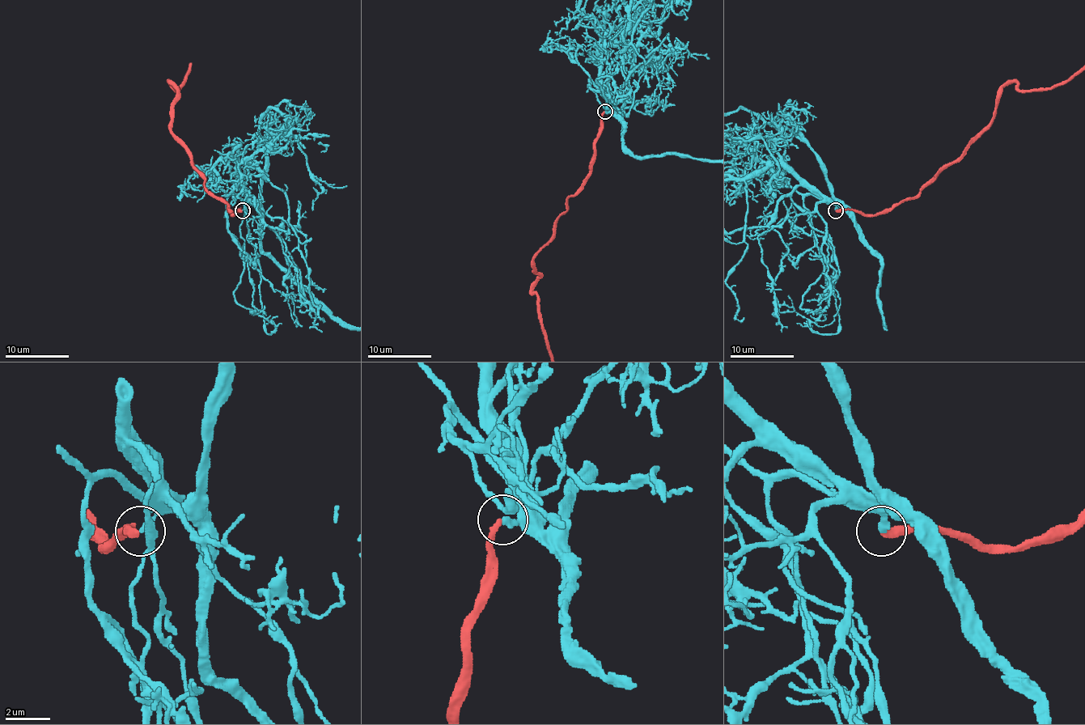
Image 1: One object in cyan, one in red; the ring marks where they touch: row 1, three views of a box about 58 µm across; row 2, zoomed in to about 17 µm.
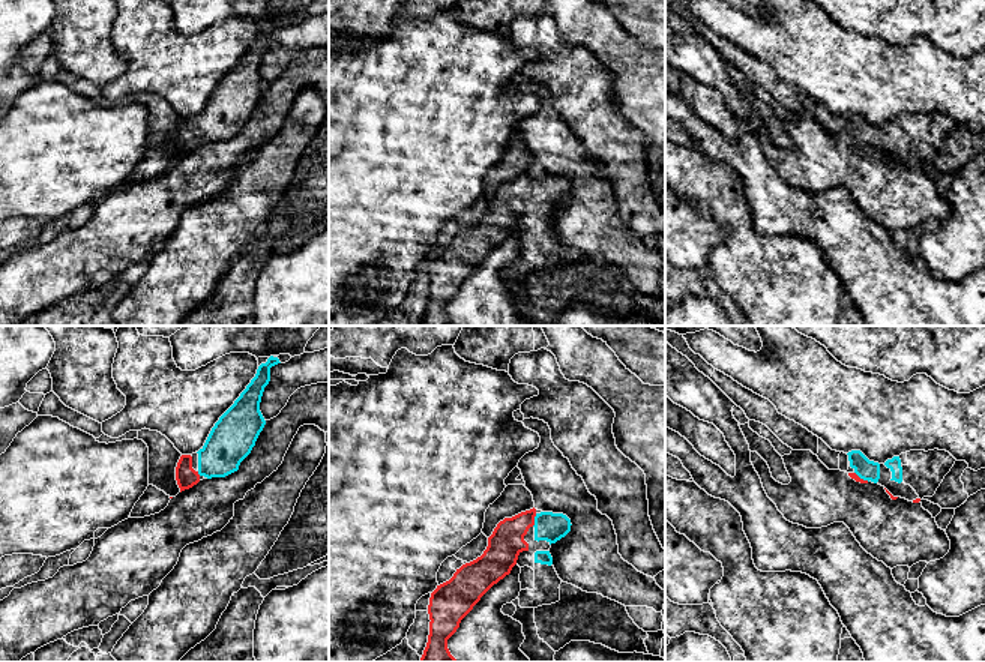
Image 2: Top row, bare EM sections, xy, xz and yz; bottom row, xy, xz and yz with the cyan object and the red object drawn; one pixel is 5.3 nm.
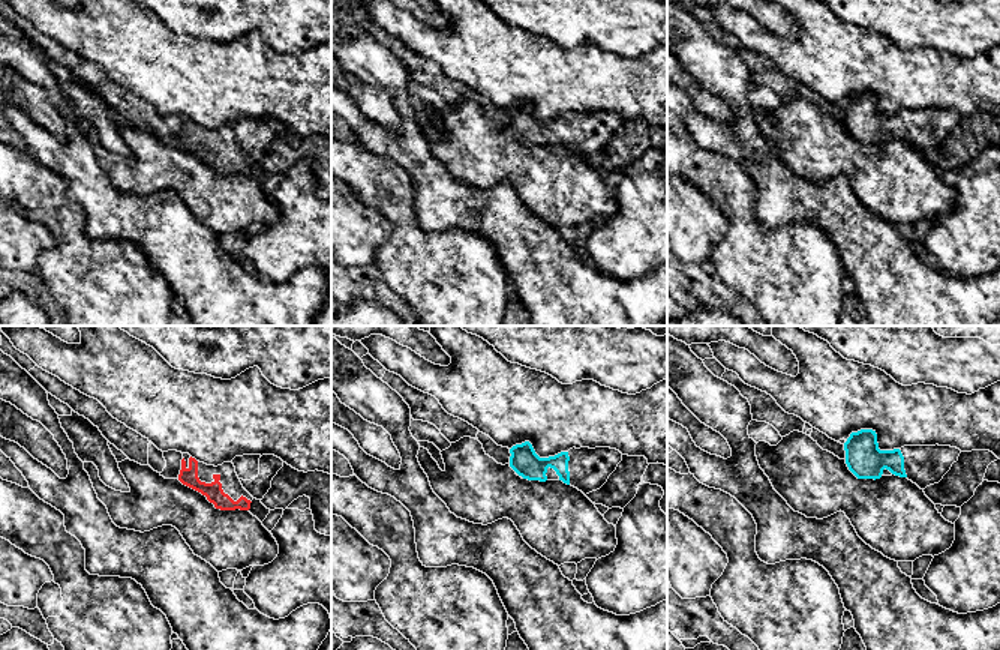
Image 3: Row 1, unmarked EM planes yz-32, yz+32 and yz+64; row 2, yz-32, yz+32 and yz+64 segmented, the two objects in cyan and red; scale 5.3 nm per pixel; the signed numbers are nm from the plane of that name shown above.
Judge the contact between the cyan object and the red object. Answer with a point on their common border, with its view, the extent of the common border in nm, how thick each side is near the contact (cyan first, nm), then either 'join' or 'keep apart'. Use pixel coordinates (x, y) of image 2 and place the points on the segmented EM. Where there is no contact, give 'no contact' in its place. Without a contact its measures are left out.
xz (535, 520) | 80 nm | 160/180 nm | join

